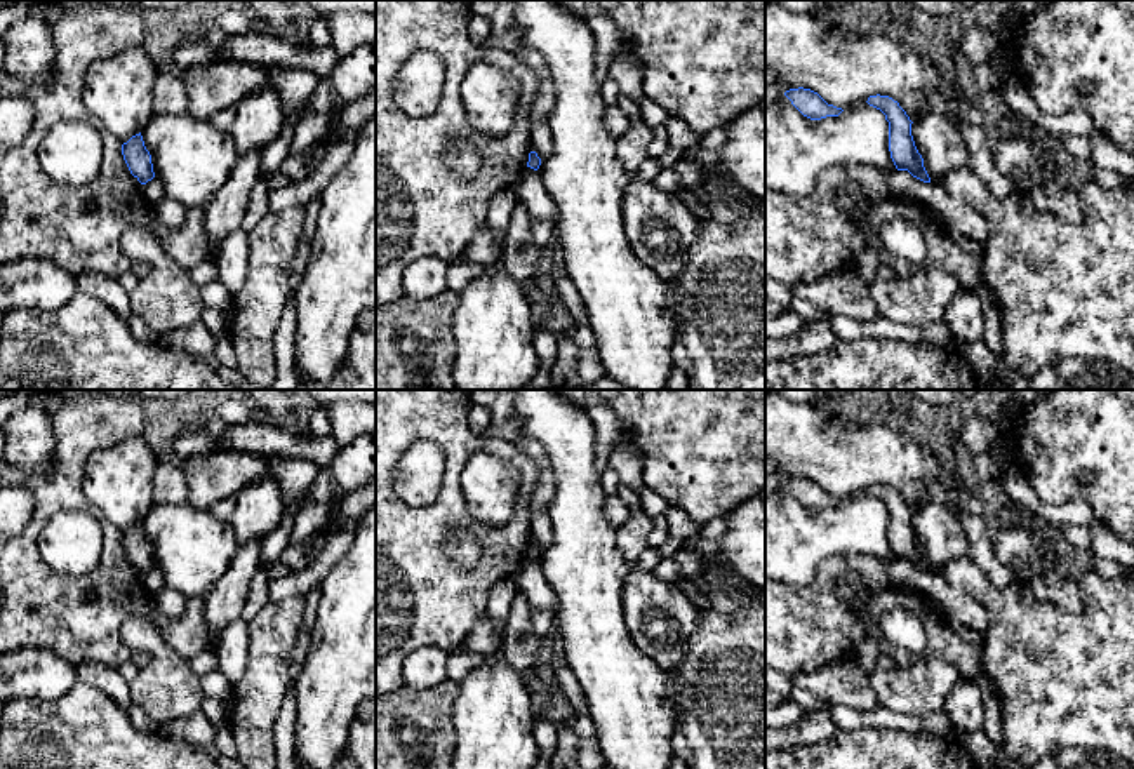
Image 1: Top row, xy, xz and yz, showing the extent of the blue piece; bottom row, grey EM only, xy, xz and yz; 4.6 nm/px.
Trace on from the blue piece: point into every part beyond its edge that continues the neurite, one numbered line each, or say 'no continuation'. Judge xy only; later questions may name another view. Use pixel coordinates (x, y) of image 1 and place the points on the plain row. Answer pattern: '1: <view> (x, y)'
no continuation

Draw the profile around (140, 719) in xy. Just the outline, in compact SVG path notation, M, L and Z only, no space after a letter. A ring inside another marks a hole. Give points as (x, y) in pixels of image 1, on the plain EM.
M134 703L127 710L127 715L129 715L132 726L137 727L139 731L144 731L144 732L160 731L160 724L157 720L153 720L141 706L137 706Z

